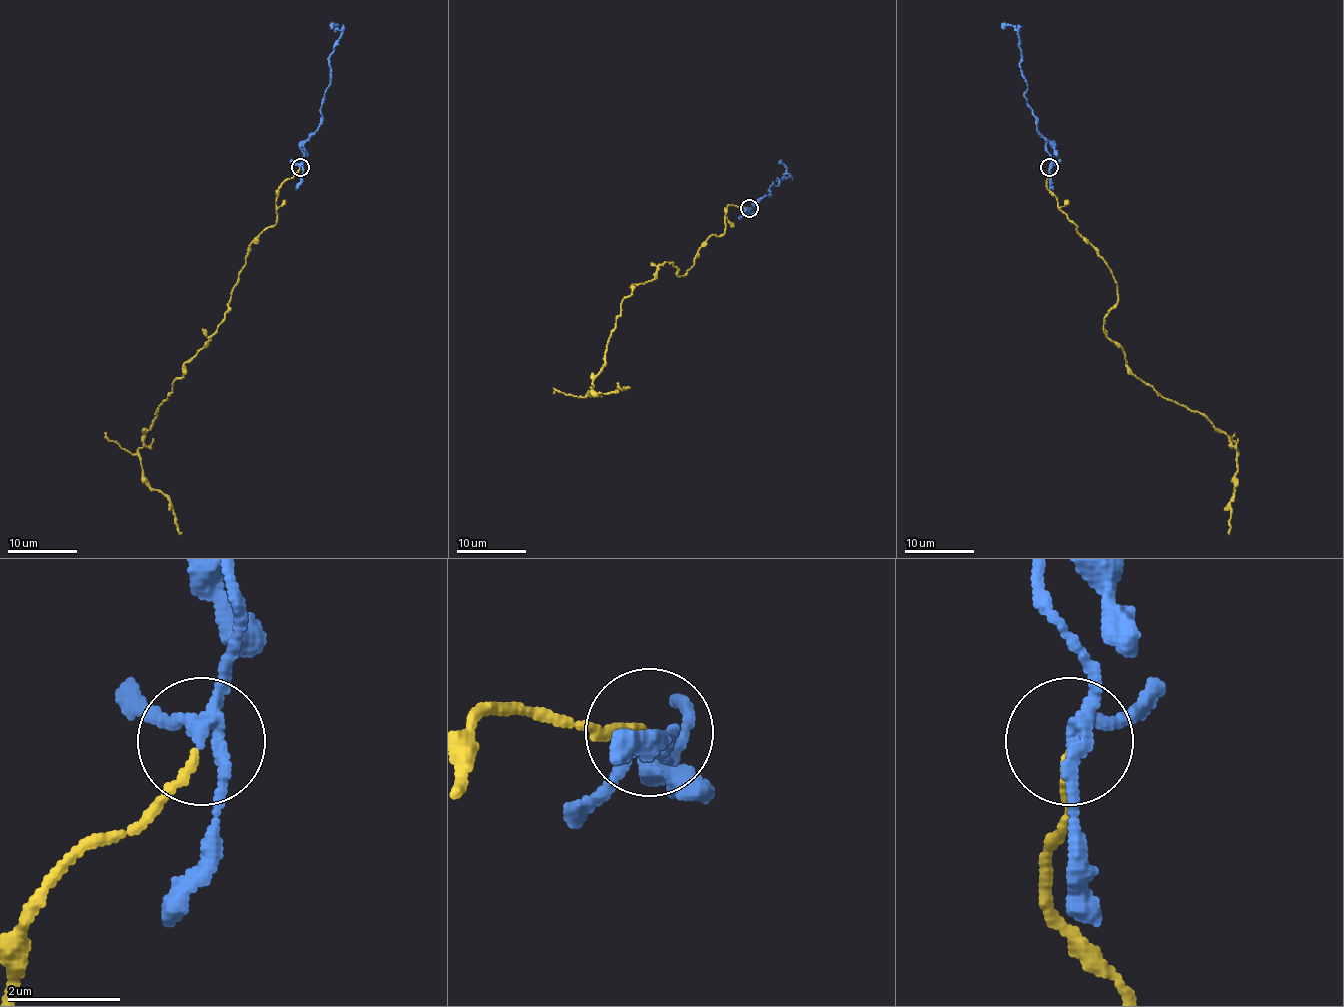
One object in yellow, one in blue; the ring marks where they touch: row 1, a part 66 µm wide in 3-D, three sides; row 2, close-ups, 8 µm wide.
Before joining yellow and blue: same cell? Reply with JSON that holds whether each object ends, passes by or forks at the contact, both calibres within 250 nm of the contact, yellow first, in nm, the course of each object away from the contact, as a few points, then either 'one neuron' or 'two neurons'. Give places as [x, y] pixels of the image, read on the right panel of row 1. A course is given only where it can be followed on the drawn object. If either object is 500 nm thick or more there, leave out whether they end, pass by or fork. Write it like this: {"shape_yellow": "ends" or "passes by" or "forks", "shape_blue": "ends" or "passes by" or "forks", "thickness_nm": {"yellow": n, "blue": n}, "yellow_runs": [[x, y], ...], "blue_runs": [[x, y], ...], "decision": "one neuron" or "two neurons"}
{"shape_yellow": "ends", "shape_blue": "forks", "thickness_nm": {"yellow": 150, "blue": 190}, "yellow_runs": [[1049, 168], [1058, 206], [1117, 285], [1103, 332], [1133, 374], [1199, 411], [1234, 449], [1229, 535]], "blue_runs": [[1049, 166], [1052, 157], [1024, 96], [1028, 86], [1019, 65], [1017, 32], [1010, 25], [1002, 28]], "decision": "one neuron"}

